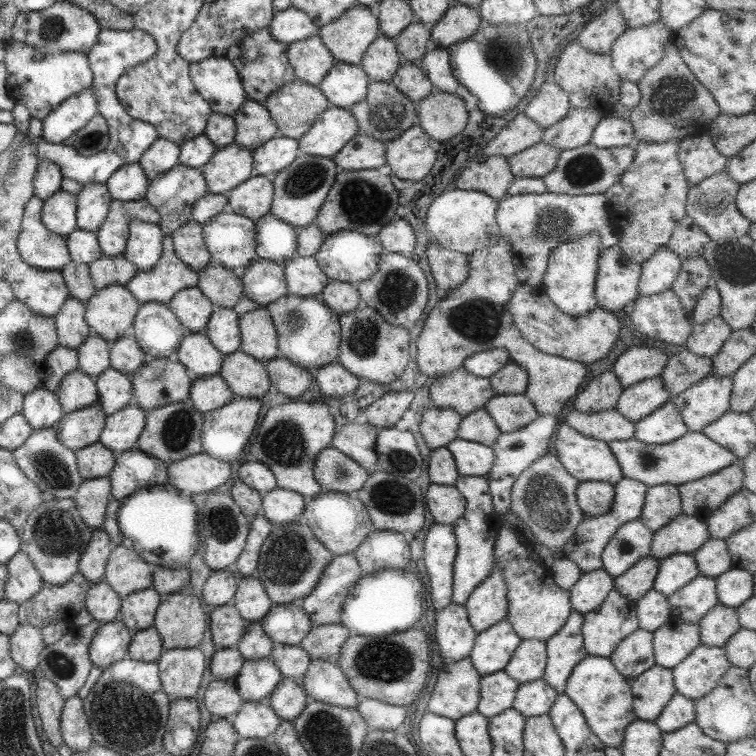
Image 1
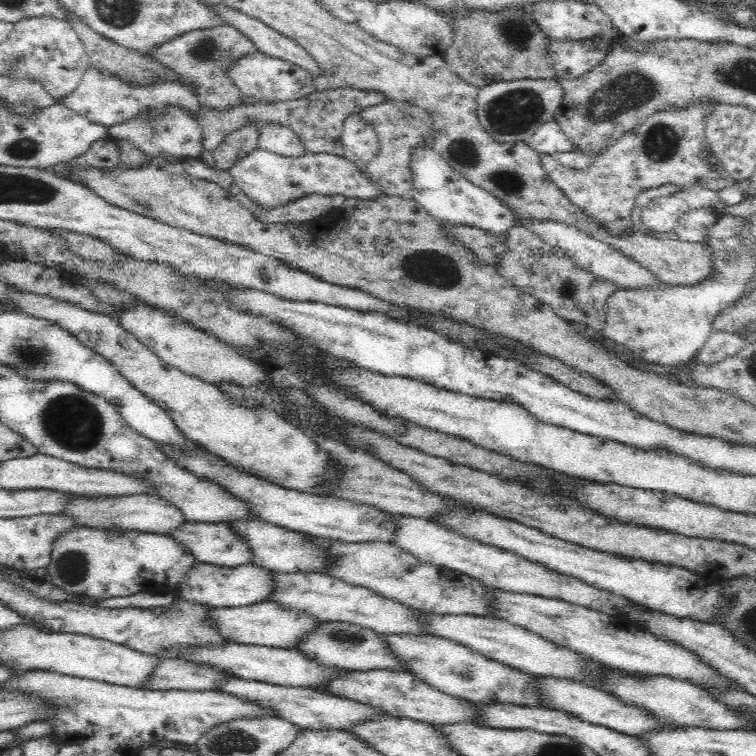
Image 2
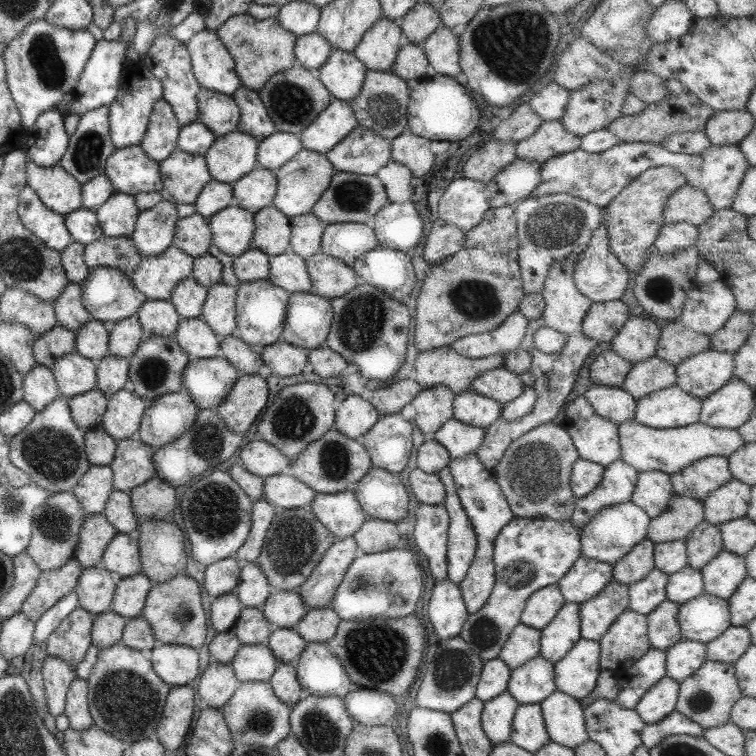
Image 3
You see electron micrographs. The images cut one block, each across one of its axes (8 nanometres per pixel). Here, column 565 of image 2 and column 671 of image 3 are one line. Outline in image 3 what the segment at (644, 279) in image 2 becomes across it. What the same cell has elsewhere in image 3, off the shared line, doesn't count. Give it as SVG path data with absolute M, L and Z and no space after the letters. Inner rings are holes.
M686 222L663 224L652 245L664 256L675 253L679 248L693 245L697 235L697 227Z

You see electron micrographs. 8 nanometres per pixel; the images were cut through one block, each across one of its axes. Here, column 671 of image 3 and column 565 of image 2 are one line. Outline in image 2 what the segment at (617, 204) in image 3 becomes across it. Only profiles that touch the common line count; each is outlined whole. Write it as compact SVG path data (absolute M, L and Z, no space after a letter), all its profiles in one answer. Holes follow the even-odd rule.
M702 97L682 108L655 112L600 151L600 156L594 155L586 170L566 168L553 155L540 153L540 159L548 176L564 191L568 200L596 219L596 223L606 225L612 233L623 233L633 226L631 210L636 194L642 189L664 183L675 184L678 188L702 185L720 189L734 182L715 157L706 138L704 122L712 114L714 102L714 99Z

